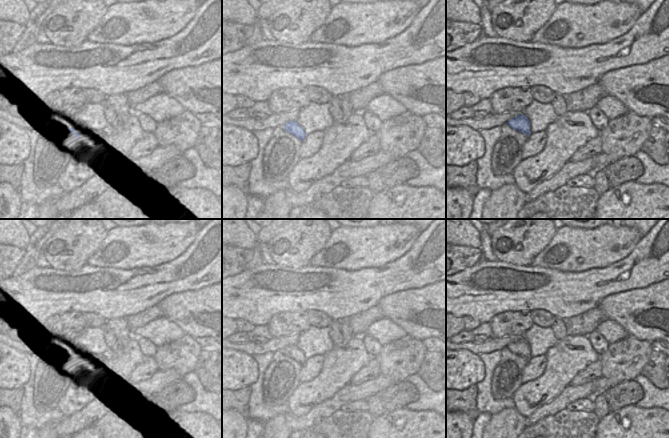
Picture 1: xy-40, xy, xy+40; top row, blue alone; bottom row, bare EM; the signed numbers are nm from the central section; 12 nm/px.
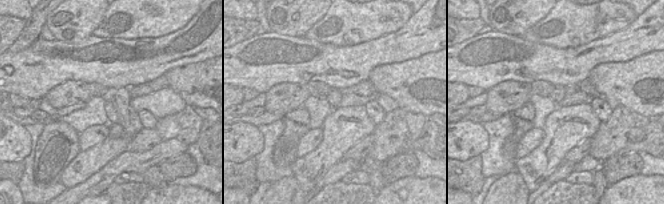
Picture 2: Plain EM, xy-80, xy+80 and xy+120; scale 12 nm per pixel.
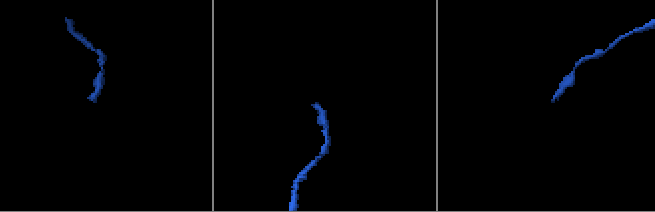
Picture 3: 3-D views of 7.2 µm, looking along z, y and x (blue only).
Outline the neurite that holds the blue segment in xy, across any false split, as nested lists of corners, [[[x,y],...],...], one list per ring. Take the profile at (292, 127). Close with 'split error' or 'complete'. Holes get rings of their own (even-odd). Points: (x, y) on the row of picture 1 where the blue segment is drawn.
[[[290,121],[274,128],[273,136],[263,151],[263,175],[272,182],[287,180],[289,173],[299,161],[299,149],[306,134],[296,121]]]; split error

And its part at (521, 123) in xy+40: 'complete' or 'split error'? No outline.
split error

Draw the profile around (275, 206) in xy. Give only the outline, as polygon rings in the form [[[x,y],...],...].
[[[279,190],[266,197],[257,219],[288,219],[293,207],[287,201],[287,194],[288,192]]]

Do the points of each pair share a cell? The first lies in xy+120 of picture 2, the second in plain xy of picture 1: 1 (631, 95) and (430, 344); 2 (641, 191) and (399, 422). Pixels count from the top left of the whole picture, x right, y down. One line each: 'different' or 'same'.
1: different
2: same

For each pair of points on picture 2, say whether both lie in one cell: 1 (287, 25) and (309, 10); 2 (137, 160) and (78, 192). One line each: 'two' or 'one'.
1: one
2: one

